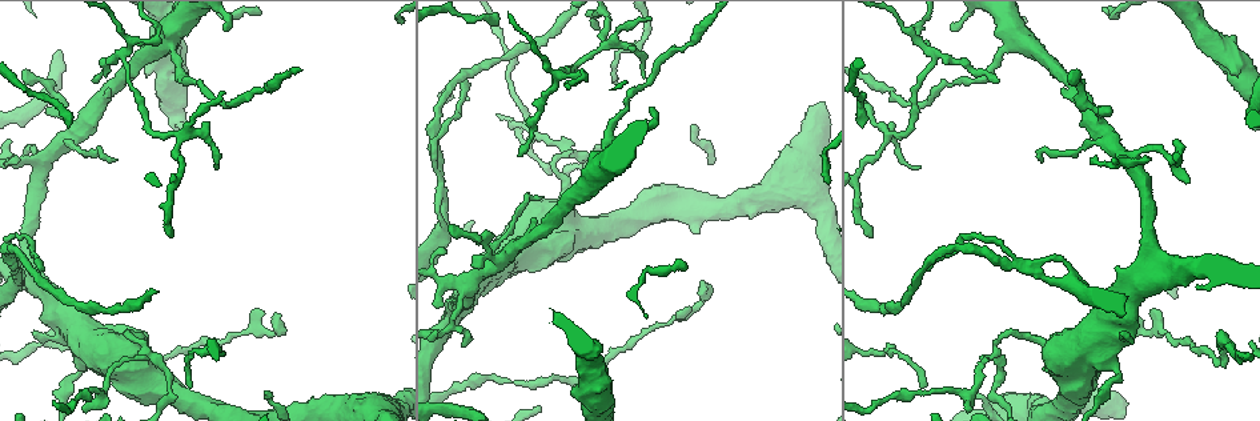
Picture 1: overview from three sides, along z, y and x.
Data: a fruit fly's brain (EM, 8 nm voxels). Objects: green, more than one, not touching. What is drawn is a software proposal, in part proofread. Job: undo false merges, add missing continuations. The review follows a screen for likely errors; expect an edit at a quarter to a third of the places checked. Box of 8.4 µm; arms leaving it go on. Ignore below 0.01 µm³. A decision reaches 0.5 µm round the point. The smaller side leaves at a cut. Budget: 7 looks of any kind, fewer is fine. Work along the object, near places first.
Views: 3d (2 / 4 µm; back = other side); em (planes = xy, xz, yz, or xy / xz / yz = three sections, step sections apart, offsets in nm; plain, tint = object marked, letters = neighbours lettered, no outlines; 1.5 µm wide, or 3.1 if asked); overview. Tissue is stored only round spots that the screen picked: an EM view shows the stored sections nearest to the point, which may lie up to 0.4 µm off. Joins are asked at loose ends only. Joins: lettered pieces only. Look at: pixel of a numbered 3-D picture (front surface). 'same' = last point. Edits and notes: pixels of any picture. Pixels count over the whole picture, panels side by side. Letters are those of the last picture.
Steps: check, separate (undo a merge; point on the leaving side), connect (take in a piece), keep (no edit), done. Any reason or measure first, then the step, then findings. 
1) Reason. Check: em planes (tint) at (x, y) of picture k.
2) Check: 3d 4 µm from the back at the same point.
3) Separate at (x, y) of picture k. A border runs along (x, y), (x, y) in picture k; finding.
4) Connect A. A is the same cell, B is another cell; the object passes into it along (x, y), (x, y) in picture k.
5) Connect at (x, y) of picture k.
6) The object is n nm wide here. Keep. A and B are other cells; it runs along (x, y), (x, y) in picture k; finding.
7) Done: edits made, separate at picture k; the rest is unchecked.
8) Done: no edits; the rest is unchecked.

Check: em planes (tint) at (156, 32) of picture 1.

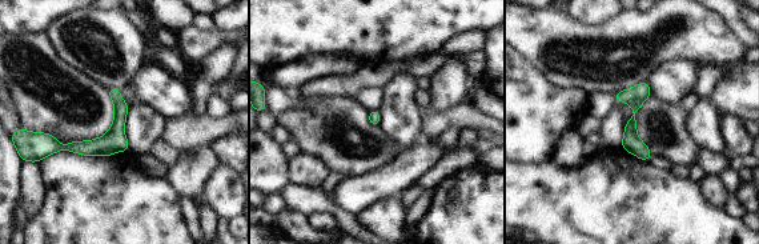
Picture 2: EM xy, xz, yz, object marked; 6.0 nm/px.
See the neighbours. Check: em planes (letters) at the same point.

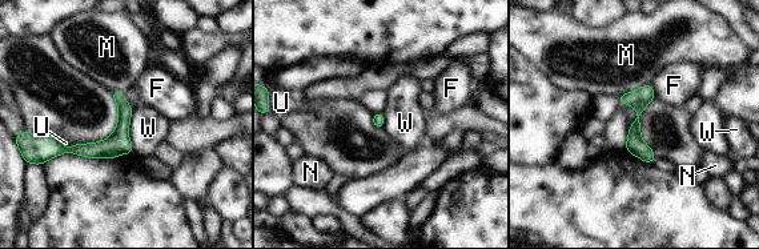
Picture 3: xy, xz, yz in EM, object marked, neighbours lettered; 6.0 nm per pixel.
The object is 80 nm wide here. Keep. F, M, N, U and W are other cells; a border runs along (133, 109), (128, 128), (132, 152) in picture 3; continuous, no second cell.

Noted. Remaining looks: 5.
Branch point. Check: em planes (tint) at (570, 155) of picture 1.

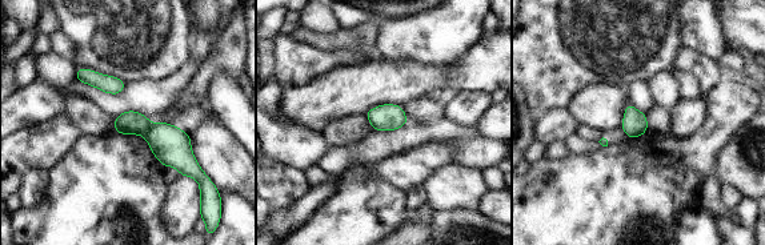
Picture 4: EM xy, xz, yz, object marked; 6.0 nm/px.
See the neighbours. Check: em planes (letters) at the same point.

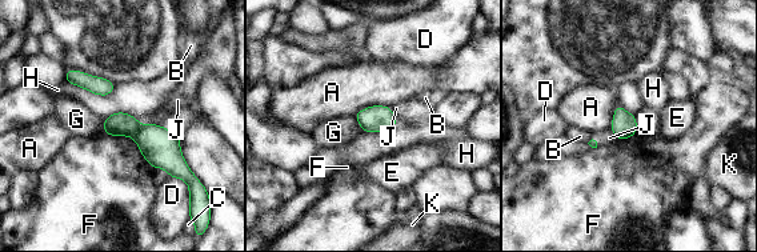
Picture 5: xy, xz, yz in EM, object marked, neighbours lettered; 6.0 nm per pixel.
The object is 140 nm wide here. Separate at (160, 147) of picture 5. A, B, C, D, E, F, G, H, J and K are other cells; a border runs along (140, 124), (133, 138) in picture 5; a second cell is stuck on.

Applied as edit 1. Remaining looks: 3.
Done: edits made, separate at picture 5; the rest is unchecked.

